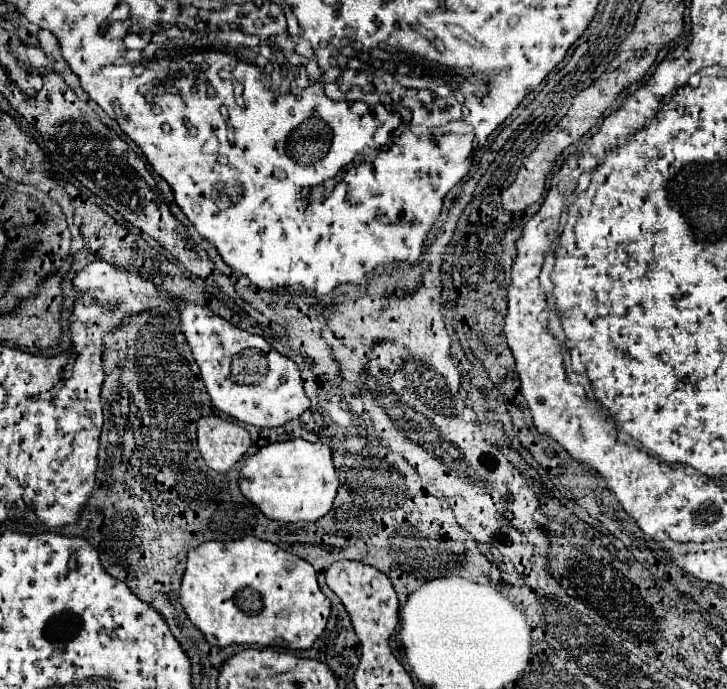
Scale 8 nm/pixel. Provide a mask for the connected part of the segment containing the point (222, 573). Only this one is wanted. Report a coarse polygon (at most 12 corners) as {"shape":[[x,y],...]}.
{"shape":[[254,536],[190,550],[180,602],[210,644],[306,650],[330,600]]}

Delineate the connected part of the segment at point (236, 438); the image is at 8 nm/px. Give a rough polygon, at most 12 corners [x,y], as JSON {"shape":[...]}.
{"shape":[[220,416],[198,422],[208,468],[226,474],[252,446]]}

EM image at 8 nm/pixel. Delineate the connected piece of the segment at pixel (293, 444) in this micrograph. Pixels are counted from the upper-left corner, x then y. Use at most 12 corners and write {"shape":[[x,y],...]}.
{"shape":[[320,442],[260,448],[240,490],[268,518],[316,522],[338,474]]}

